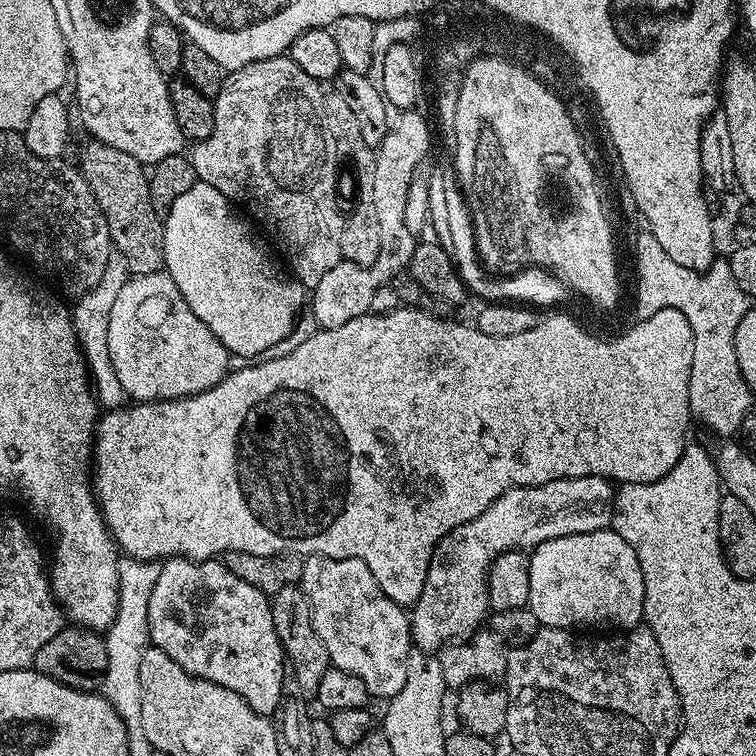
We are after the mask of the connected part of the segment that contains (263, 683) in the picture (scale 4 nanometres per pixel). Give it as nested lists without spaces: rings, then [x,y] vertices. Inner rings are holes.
[[[174,556],[160,564],[158,580],[150,597],[148,639],[151,647],[170,654],[170,658],[174,658],[174,662],[178,662],[178,666],[182,666],[182,670],[186,670],[191,676],[209,680],[218,686],[226,686],[226,690],[234,690],[234,694],[238,694],[247,702],[250,710],[271,717],[279,706],[283,694],[283,680],[286,677],[286,657],[278,634],[274,630],[274,618],[269,597],[262,590],[254,590],[254,586],[250,586],[250,582],[242,582],[242,578],[230,574],[230,570],[226,570],[226,566],[219,559],[187,560],[184,556]]]

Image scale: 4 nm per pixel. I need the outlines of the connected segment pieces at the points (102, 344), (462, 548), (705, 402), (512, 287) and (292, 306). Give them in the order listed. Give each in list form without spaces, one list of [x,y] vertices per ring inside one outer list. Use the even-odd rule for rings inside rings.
[[[119,254],[113,255],[112,259],[108,261],[102,278],[98,278],[98,282],[93,288],[75,301],[76,308],[71,309],[72,326],[76,330],[76,339],[80,341],[80,351],[84,353],[84,362],[88,366],[91,383],[95,385],[96,402],[104,410],[123,408],[126,404],[122,382],[114,370],[114,362],[110,362],[108,327],[110,326],[110,309],[114,307],[114,301],[118,299],[122,286],[126,286],[129,275],[123,258]]]
[[[583,476],[573,480],[555,480],[533,488],[511,488],[502,494],[478,518],[470,518],[470,522],[462,522],[462,526],[454,526],[450,534],[446,534],[432,550],[430,570],[426,570],[426,586],[422,586],[422,594],[418,594],[416,603],[410,608],[412,625],[412,643],[421,652],[439,653],[445,644],[463,641],[473,636],[481,627],[483,620],[490,616],[488,607],[488,571],[492,563],[504,552],[531,550],[536,545],[550,538],[562,538],[579,532],[593,532],[599,528],[607,528],[612,522],[612,498],[614,488],[601,476]]]
[[[647,230],[636,233],[636,302],[634,312],[652,312],[652,308],[673,308],[684,315],[684,323],[690,333],[690,359],[688,360],[688,406],[693,417],[705,420],[720,438],[732,438],[735,432],[741,431],[748,411],[754,407],[753,389],[748,387],[746,378],[738,366],[736,353],[736,331],[738,322],[742,322],[750,307],[750,297],[734,282],[734,274],[730,270],[727,259],[713,259],[712,265],[704,272],[695,272],[686,266],[678,266],[662,246],[658,246],[658,238]]]
[[[430,168],[428,173],[429,225],[430,231],[433,232],[431,235],[436,243],[442,246],[442,250],[452,253],[460,277],[463,278],[464,284],[473,297],[481,296],[481,301],[484,302],[519,302],[521,305],[535,306],[540,309],[548,308],[551,304],[560,304],[567,296],[570,296],[568,285],[559,276],[553,276],[551,272],[543,268],[526,268],[519,274],[512,274],[507,278],[485,271],[481,267],[482,261],[476,251],[476,237],[472,231],[471,215],[466,214],[463,207],[452,208],[452,200],[448,197],[448,184],[438,169]]]
[[[198,182],[174,201],[163,221],[164,268],[168,276],[174,278],[178,290],[182,290],[186,306],[206,322],[210,334],[226,346],[229,354],[260,358],[270,346],[278,346],[292,335],[292,327],[302,312],[300,307],[306,304],[306,289],[271,251],[264,249],[263,242],[252,233],[253,225],[237,211],[232,201],[214,190],[214,186]]]

